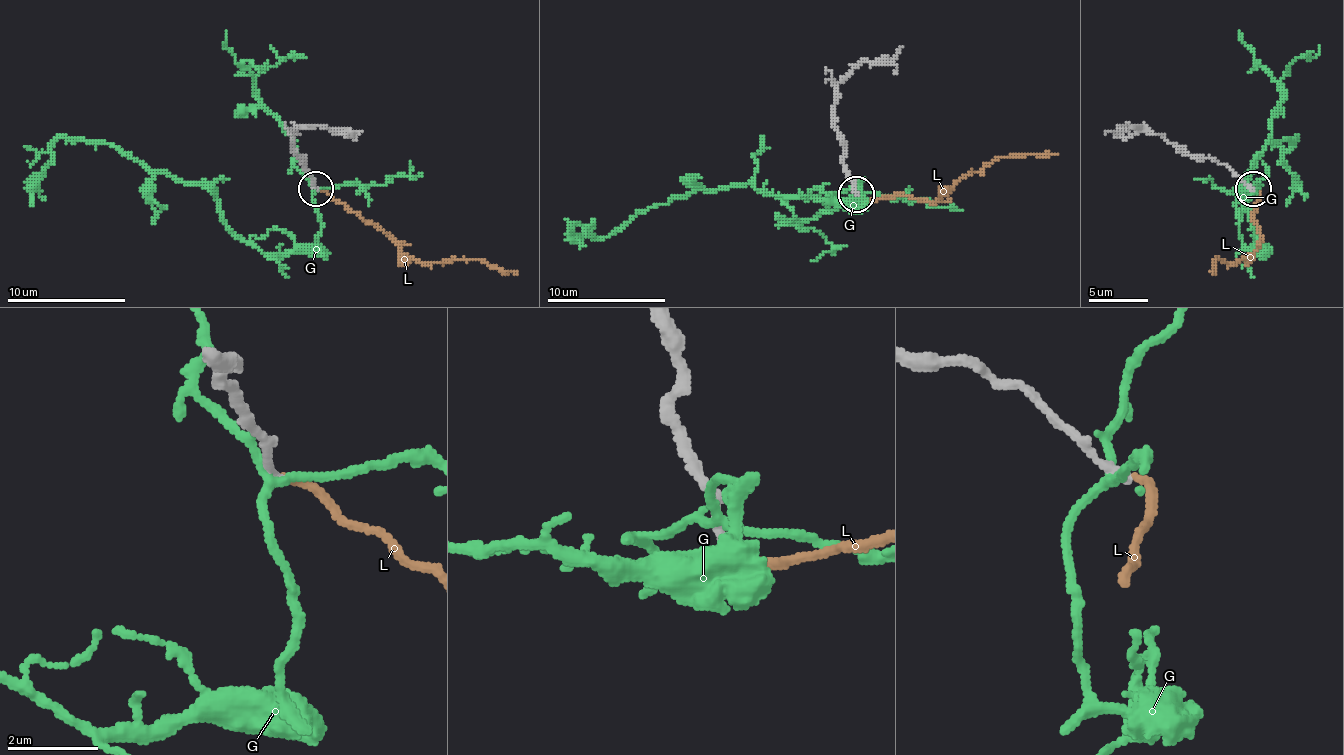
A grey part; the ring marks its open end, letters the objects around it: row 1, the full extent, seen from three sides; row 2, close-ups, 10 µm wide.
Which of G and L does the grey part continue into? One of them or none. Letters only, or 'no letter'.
L

